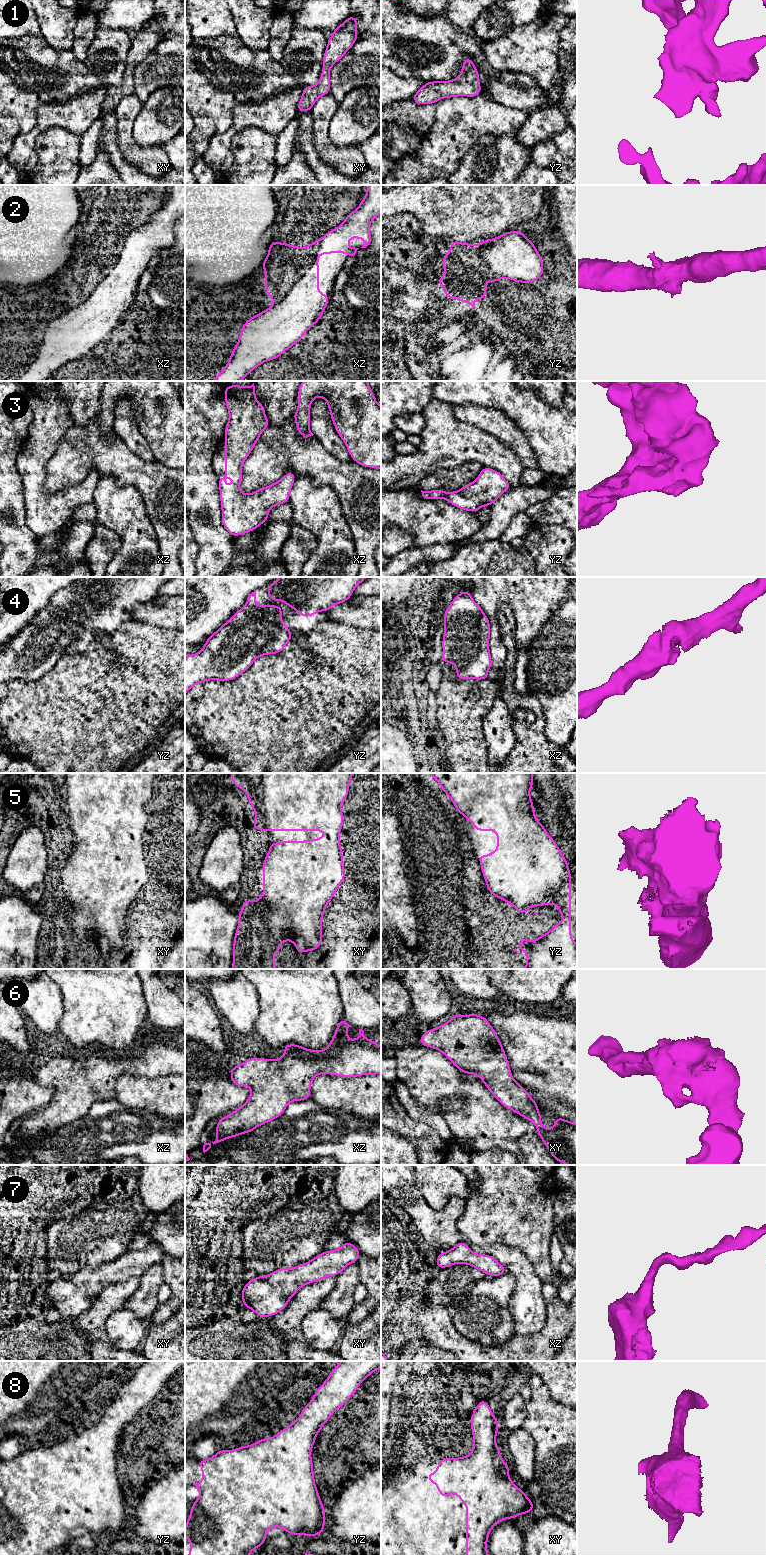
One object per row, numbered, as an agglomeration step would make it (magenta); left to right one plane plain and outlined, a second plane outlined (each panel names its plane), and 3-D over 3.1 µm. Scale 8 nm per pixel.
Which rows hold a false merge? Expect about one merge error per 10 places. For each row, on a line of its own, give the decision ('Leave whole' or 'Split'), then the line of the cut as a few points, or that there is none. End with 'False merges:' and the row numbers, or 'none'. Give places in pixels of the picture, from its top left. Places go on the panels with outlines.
1: Leave whole. No split
2: Leave whole. No split
3: Leave whole. No split
4: Leave whole. No split
5: Leave whole. No split
6: Leave whole. No split
7: Leave whole. No split
8: Leave whole. No split
False merges: none

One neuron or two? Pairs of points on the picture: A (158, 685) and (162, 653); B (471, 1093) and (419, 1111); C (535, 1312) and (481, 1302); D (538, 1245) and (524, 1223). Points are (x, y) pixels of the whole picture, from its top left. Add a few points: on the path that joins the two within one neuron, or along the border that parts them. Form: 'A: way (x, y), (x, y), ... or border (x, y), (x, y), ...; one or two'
A: way (158, 677), (158, 670), (162, 666), (162, 661); one
B: border (410, 1093), (420, 1103), (436, 1111), (446, 1123); two
C: border (515, 1285), (509, 1300), (514, 1330); two
D: way (534, 1240), (529, 1228); one

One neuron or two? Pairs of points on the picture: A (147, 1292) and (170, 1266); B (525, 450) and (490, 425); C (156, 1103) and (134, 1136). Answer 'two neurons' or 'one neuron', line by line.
A: two neurons
B: one neuron
C: two neurons

